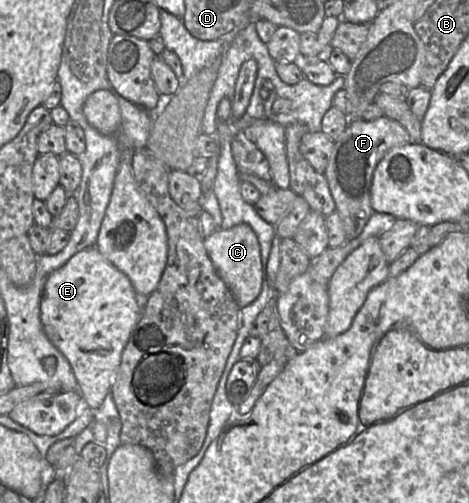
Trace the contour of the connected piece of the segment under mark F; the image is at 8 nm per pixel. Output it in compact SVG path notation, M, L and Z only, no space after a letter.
M385 116L372 121L351 120L345 131L332 139L334 148L324 171L336 211L344 222L347 239L358 237L375 211L371 206L371 186L376 166L392 148L413 143L406 129Z

